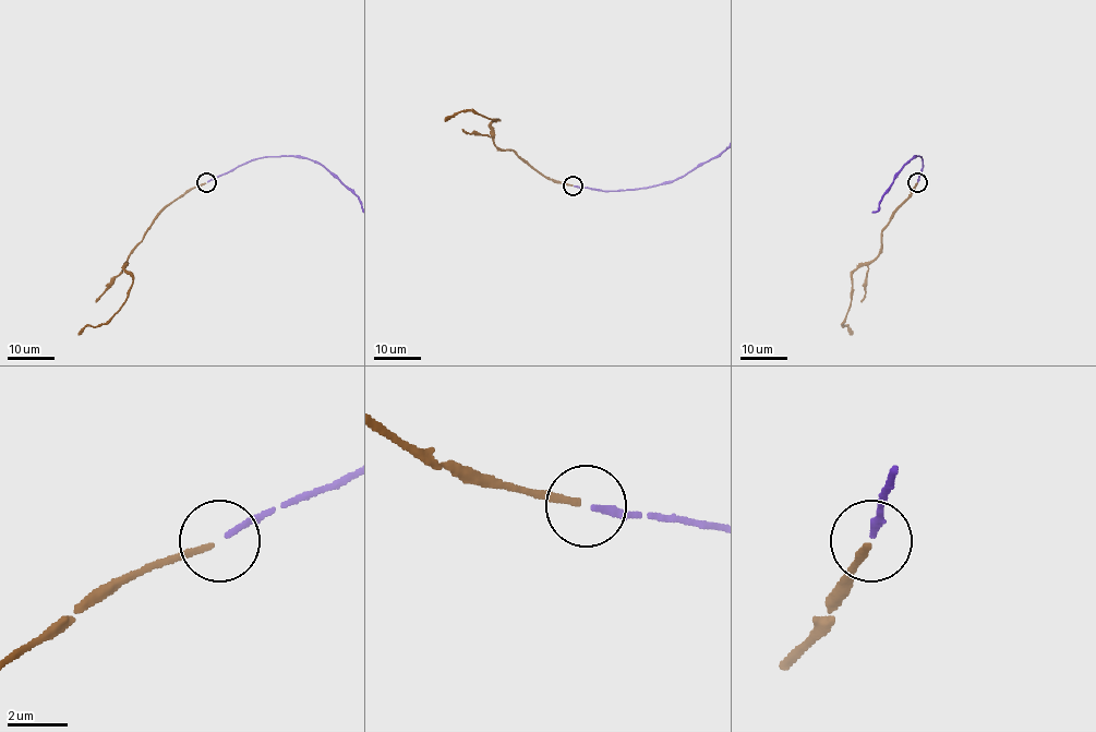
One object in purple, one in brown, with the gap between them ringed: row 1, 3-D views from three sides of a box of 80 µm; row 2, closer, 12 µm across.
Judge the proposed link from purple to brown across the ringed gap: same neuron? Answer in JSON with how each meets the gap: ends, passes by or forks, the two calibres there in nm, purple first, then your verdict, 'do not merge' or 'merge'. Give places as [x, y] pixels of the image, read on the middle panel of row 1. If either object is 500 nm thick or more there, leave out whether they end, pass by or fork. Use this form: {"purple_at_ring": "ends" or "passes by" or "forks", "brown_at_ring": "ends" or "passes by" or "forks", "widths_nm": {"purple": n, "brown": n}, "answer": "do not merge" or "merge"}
{"purple_at_ring": "ends", "brown_at_ring": "ends", "widths_nm": {"purple": 200, "brown": 200}, "answer": "merge"}

